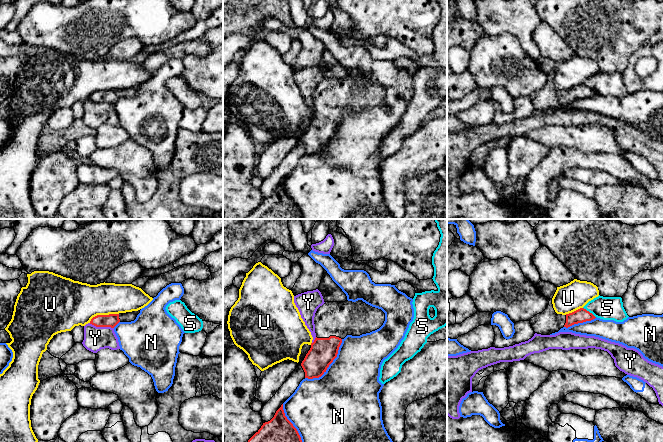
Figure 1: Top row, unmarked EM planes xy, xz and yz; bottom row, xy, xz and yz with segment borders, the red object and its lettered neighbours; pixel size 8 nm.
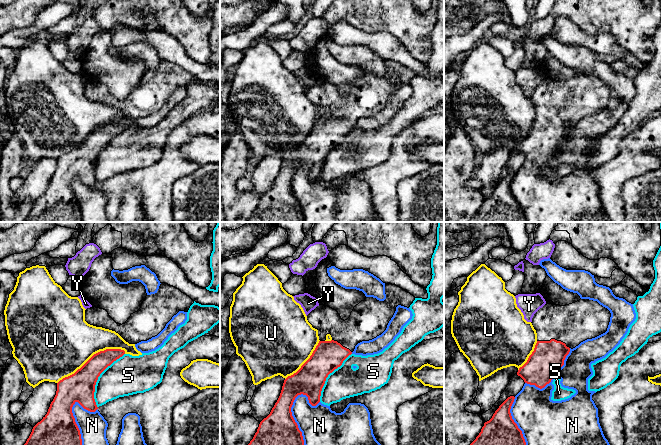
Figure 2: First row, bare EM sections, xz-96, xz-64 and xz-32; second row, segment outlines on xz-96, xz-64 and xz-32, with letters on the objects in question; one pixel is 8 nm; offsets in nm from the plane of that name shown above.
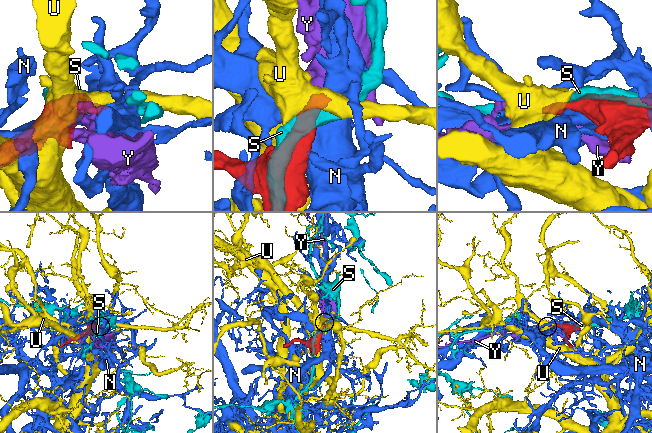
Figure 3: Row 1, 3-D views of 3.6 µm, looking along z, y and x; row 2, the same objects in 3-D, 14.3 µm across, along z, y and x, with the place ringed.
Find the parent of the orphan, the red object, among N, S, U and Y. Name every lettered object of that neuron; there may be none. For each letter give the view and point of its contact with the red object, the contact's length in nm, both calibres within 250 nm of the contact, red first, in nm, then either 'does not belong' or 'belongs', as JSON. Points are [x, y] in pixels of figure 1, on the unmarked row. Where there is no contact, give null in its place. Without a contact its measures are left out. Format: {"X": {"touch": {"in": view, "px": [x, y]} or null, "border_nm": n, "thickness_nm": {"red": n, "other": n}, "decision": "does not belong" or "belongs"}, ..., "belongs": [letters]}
{"N": {"touch": {"in": "xz", "px": [329, 140]}, "border_nm": 440, "thickness_nm": {"red": 220, "other": 480}, "decision": "does not belong"}, "S": {"touch": {"in": "yz", "px": [588, 87]}, "border_nm": 130, "thickness_nm": {"red": 120, "other": 190}, "decision": "does not belong"}, "U": {"touch": {"in": "xy", "px": [103, 91]}, "border_nm": 260, "thickness_nm": {"red": 110, "other": 360}, "decision": "does not belong"}, "Y": {"touch": {"in": "xy", "px": [101, 102]}, "border_nm": 200, "thickness_nm": {"red": 110, "other": 190}, "decision": "does not belong"}, "belongs": []}

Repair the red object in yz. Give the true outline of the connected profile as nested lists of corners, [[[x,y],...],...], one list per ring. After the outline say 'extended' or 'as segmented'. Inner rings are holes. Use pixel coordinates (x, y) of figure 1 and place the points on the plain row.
[[[550,75],[546,85],[530,95],[530,100],[535,109],[550,111],[563,103],[568,104],[574,100],[591,97],[595,94],[592,89],[584,84],[566,91],[557,90],[553,84],[552,75]]] | extended

